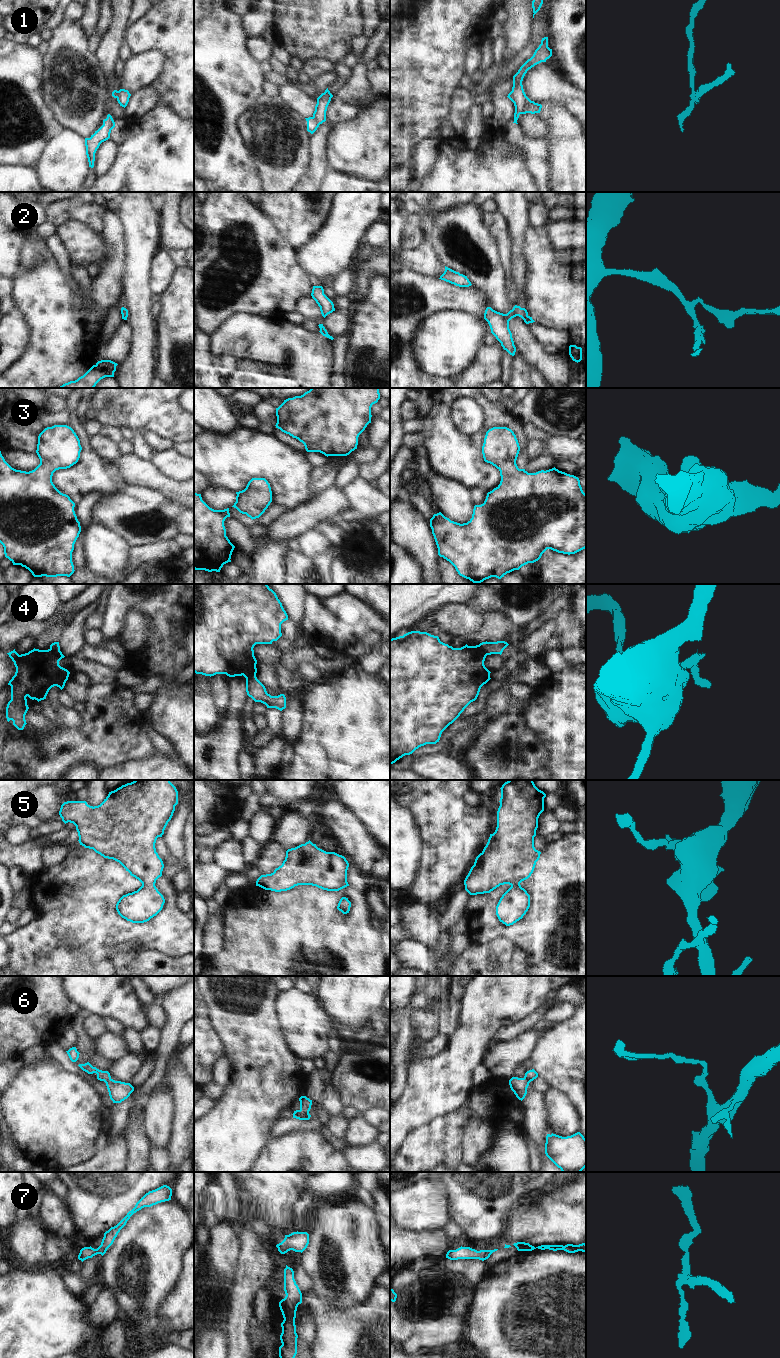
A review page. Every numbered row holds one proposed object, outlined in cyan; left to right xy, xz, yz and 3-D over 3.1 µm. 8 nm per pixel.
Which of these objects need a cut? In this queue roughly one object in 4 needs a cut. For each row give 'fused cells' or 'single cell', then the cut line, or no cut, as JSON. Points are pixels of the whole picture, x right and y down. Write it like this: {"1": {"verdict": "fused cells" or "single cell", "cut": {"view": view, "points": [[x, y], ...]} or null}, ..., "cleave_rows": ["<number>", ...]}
{"1": {"verdict": "fused cells", "cut": {"view": "yz", "points": [[530, 101], [527, 106], [536, 112]]}}, "2": {"verdict": "single cell", "cut": null}, "3": {"verdict": "single cell", "cut": null}, "4": {"verdict": "fused cells", "cut": {"view": "yz", "points": [[479, 644], [487, 654]]}}, "5": {"verdict": "single cell", "cut": null}, "6": {"verdict": "single cell", "cut": null}, "7": {"verdict": "single cell", "cut": null}, "cleave_rows": ["1", "4"]}

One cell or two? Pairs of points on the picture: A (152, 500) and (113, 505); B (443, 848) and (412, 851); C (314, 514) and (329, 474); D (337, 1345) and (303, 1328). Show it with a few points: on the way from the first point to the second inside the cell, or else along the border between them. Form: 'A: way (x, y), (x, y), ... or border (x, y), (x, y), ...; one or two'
A: way (142, 505), (123, 505); one
B: border (418, 827), (422, 857), (416, 873); two
C: border (333, 486), (322, 490), (311, 499); two
D: border (312, 1311), (315, 1336), (310, 1344); two

